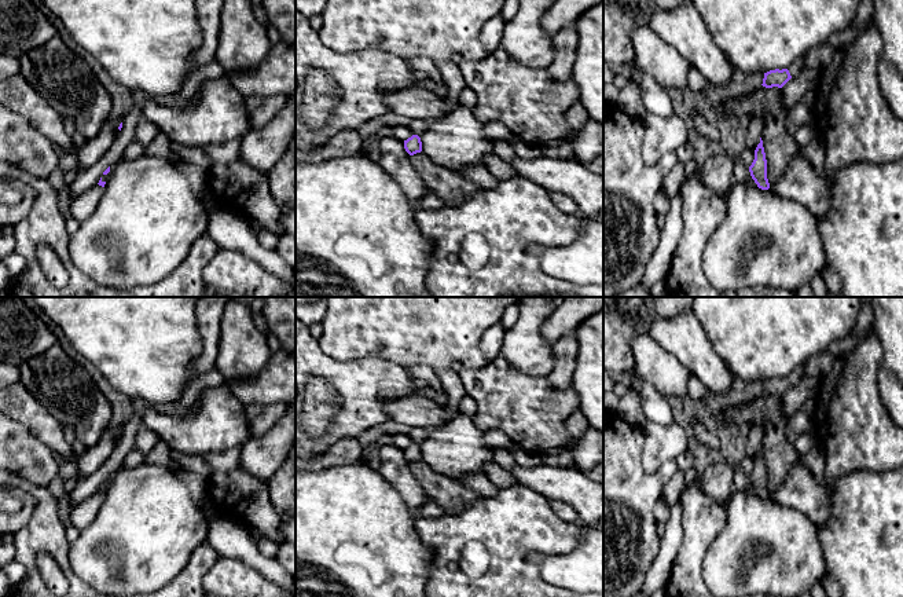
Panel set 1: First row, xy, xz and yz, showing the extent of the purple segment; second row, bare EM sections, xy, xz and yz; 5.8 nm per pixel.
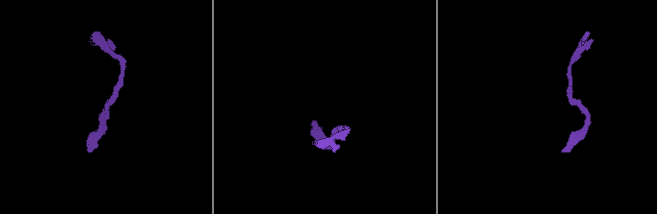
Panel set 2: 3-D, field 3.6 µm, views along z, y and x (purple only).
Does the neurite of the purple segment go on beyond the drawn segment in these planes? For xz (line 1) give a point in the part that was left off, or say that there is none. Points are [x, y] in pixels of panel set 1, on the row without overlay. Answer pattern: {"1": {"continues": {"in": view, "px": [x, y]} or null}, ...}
{"1": {"continues": null}}

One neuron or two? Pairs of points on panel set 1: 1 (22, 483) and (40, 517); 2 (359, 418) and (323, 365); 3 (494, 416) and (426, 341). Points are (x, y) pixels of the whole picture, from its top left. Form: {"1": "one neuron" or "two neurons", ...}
{"1": "one neuron", "2": "one neuron", "3": "two neurons"}

